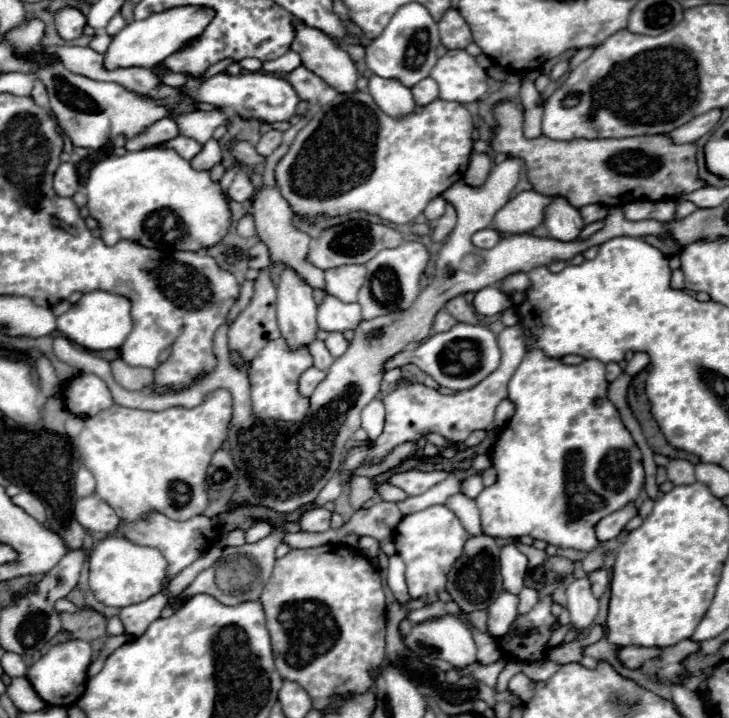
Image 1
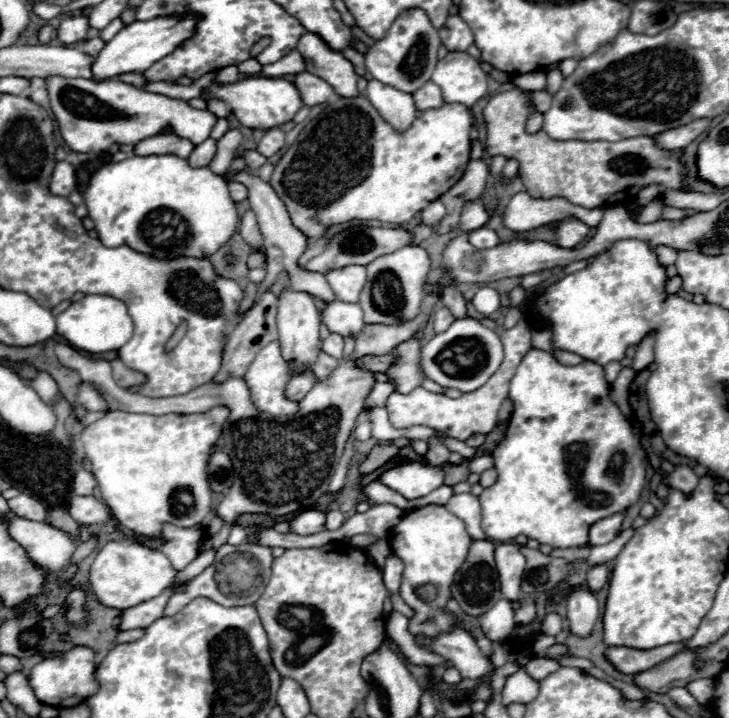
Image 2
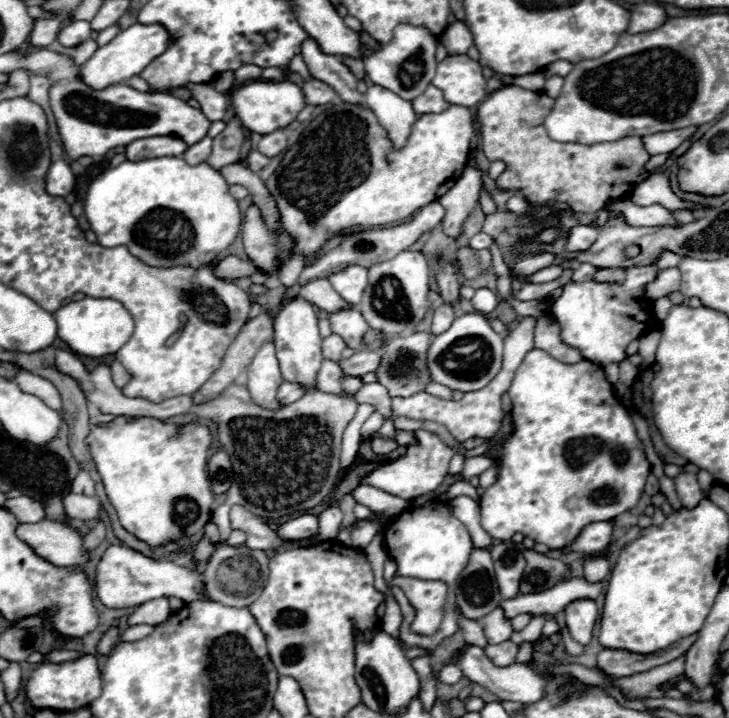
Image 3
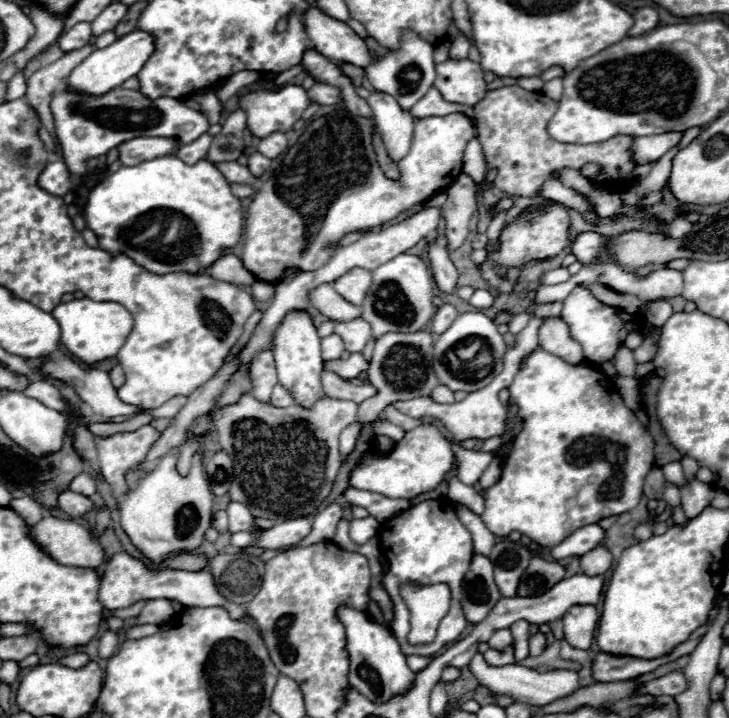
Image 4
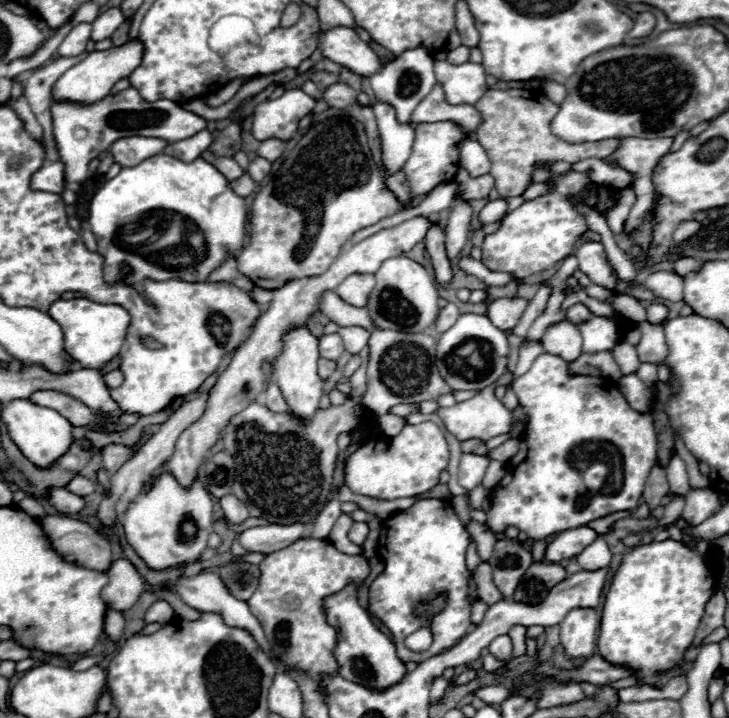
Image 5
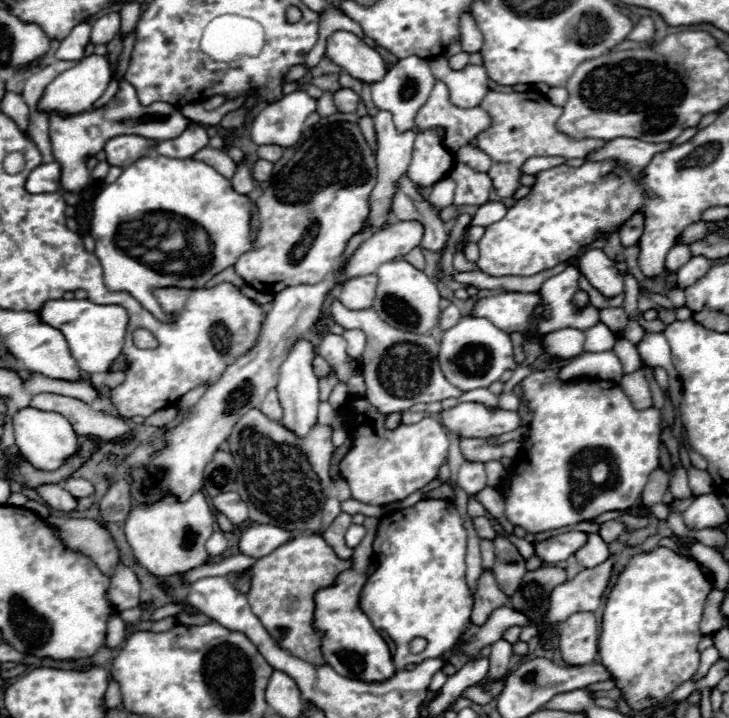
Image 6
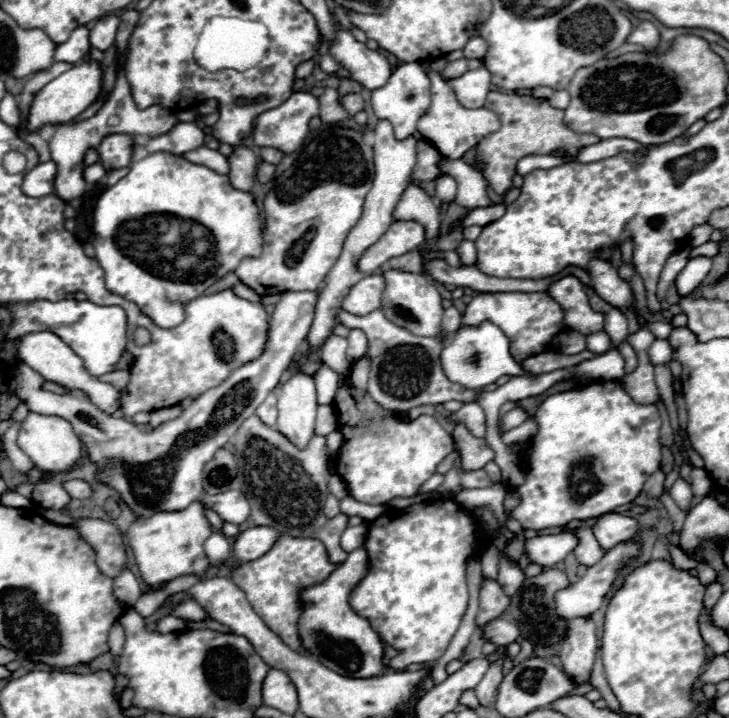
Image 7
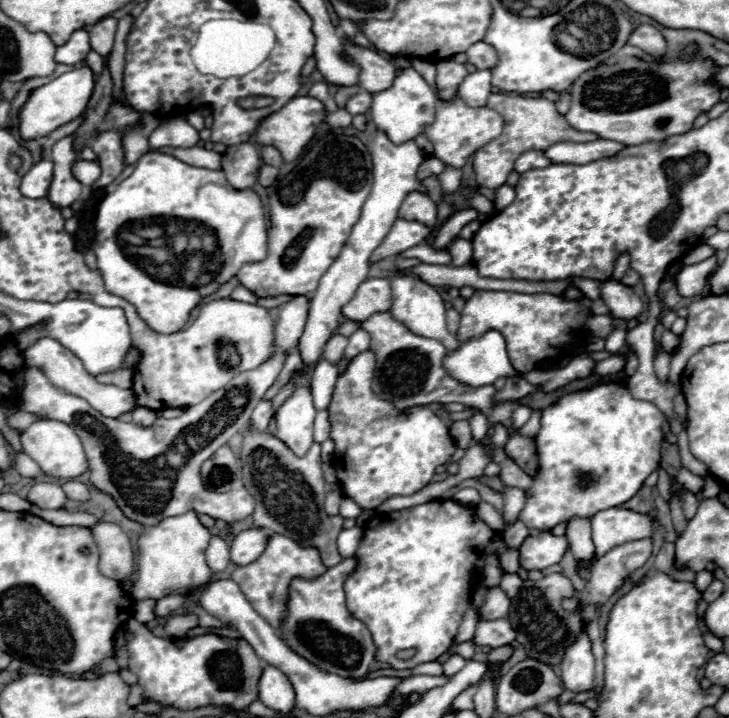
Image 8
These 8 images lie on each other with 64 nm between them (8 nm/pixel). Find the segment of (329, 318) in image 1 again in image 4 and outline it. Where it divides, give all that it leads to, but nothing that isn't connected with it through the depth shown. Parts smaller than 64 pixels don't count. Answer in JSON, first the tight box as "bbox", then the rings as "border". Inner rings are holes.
{"bbox":[334,318,370,352],"border":[[[356,318],[350,322],[334,322],[334,332],[344,340],[348,352],[362,352],[366,342],[370,340],[370,324],[364,318]]]}

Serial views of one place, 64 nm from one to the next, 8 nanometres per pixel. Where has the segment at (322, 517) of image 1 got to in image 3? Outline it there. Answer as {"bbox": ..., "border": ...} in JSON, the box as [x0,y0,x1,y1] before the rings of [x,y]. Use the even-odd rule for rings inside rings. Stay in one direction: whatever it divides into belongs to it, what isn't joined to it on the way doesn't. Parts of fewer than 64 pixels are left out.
{"bbox":[278,514,318,540],"border":[[[302,514],[298,518],[292,518],[284,522],[278,528],[278,534],[284,540],[302,540],[302,538],[312,538],[318,534],[318,516],[314,514]]]}

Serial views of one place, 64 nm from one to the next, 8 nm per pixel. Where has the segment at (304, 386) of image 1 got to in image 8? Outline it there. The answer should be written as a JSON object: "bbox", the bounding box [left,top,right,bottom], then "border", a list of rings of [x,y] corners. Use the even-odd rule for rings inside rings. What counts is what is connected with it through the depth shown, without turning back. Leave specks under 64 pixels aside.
{"bbox":[250,400,276,430],"border":[[[262,400],[262,402],[254,408],[254,412],[252,412],[250,426],[252,426],[254,430],[266,430],[268,424],[270,424],[270,420],[274,418],[274,414],[276,414],[276,410],[274,410],[274,406],[272,406],[272,400]]]}

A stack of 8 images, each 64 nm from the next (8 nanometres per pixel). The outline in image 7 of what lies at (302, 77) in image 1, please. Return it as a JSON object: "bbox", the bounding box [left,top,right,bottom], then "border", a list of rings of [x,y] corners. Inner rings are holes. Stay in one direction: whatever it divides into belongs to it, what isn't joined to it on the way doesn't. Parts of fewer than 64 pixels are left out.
{"bbox":[340,94,364,116],"border":[[[344,94],[344,96],[340,98],[340,104],[342,104],[342,108],[344,108],[350,116],[354,116],[356,112],[360,112],[360,110],[364,108],[364,100],[362,100],[360,94]]]}

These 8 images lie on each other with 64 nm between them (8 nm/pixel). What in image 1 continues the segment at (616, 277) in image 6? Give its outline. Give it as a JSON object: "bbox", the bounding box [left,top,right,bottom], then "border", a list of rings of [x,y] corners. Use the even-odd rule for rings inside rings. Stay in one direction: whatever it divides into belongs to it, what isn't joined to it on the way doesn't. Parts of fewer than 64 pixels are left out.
{"bbox":[544,194,584,242],"border":[[[560,194],[552,196],[552,202],[546,206],[544,216],[546,216],[544,226],[548,228],[550,236],[564,242],[578,238],[580,230],[584,228],[580,212]]]}

